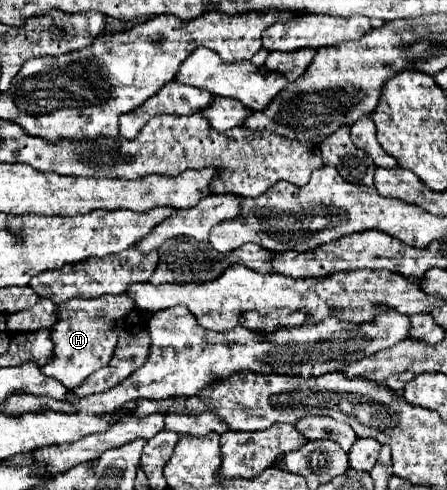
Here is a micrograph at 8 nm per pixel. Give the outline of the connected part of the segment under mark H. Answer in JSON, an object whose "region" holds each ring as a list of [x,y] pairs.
{"region":[[[126,294],[120,296],[106,296],[106,298],[92,298],[82,300],[74,298],[70,302],[64,302],[62,306],[56,306],[58,320],[52,326],[54,330],[54,354],[52,360],[42,366],[42,372],[46,376],[52,376],[60,380],[68,390],[74,390],[74,386],[80,386],[86,376],[106,366],[114,354],[114,348],[118,344],[118,334],[122,326],[126,324],[126,318],[130,312],[134,312],[134,302],[126,298]]]}

